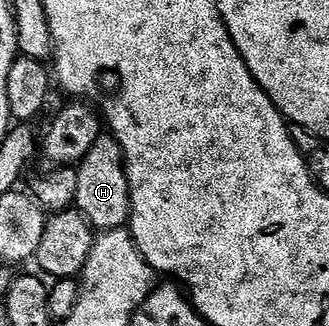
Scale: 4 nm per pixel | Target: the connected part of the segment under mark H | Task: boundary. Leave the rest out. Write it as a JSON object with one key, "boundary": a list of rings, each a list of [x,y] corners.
{"boundary":[[[102,134],[77,165],[80,186],[76,190],[76,208],[99,233],[127,227],[130,219],[130,183],[126,177],[126,165],[118,168],[118,160],[125,160],[122,147],[113,136]]]}

